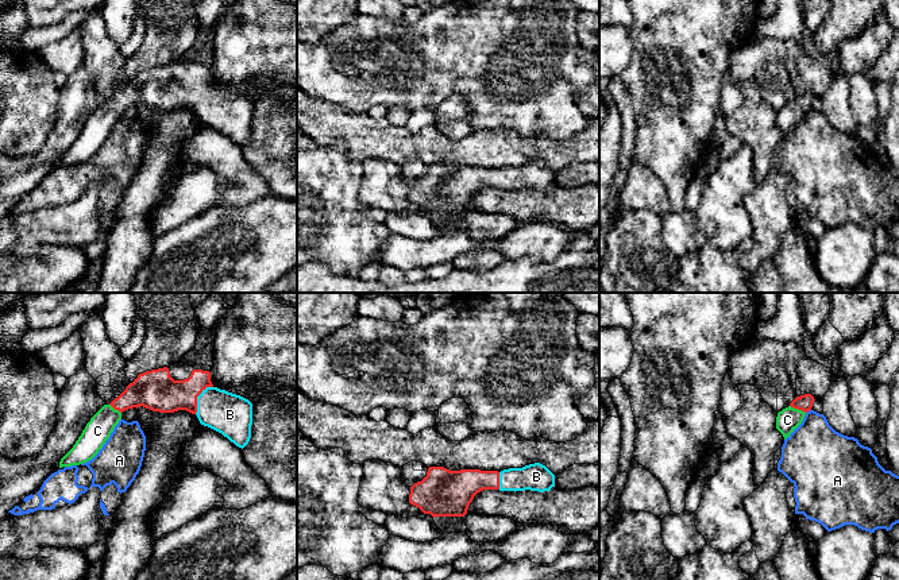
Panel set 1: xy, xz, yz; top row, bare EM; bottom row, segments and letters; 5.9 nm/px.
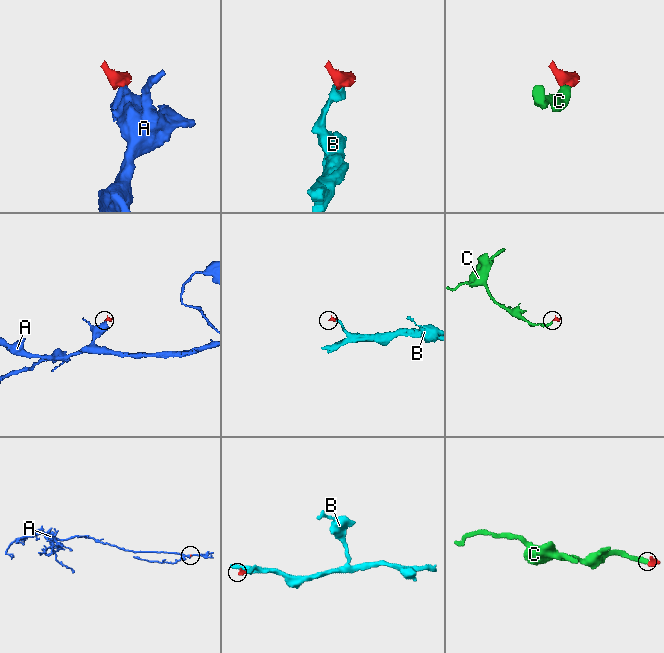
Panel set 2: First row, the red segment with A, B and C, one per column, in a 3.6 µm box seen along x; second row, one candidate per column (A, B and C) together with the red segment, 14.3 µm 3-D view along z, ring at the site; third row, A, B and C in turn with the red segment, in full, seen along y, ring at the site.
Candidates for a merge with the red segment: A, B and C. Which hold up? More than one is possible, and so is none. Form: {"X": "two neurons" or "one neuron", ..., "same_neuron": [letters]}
{"A": "two neurons", "B": "one neuron", "C": "one neuron", "same_neuron": ["B", "C"]}

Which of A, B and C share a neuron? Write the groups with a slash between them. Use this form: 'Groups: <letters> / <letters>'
Groups: A / B C

